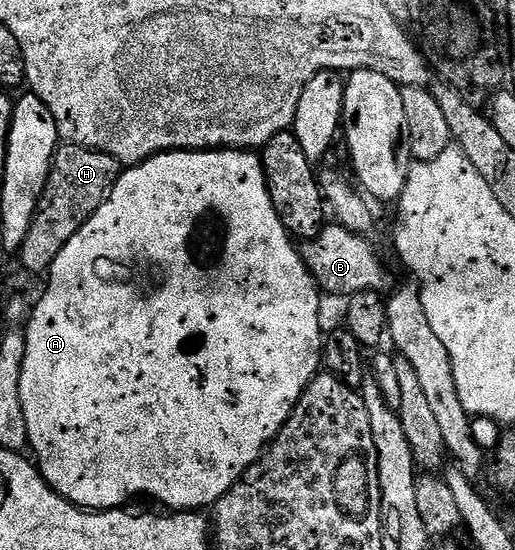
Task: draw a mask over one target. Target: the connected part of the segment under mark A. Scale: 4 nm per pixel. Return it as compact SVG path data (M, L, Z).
M168 150L165 154L157 154L153 158L148 158L145 162L140 162L137 166L130 166L117 179L113 185L113 190L105 203L90 216L67 240L63 252L55 256L55 260L50 264L47 271L49 283L45 286L45 291L41 294L41 299L35 302L31 313L27 319L27 325L23 333L27 344L27 356L23 356L23 376L19 380L19 396L23 404L23 420L27 420L27 436L29 437L28 449L33 450L32 457L35 465L45 478L45 482L56 494L63 496L73 505L81 507L90 512L100 512L102 510L116 510L126 505L128 498L133 498L136 494L146 494L149 498L154 498L157 502L162 502L164 509L169 512L201 512L206 508L217 505L219 499L226 494L234 484L239 481L265 453L266 448L275 440L275 436L287 424L291 416L294 404L301 399L303 392L308 388L309 381L316 378L323 366L323 329L321 330L321 298L323 291L317 285L315 276L307 268L301 251L295 245L289 229L279 220L279 212L275 212L275 204L269 195L269 185L265 179L265 169L261 167L261 159L251 150Z

